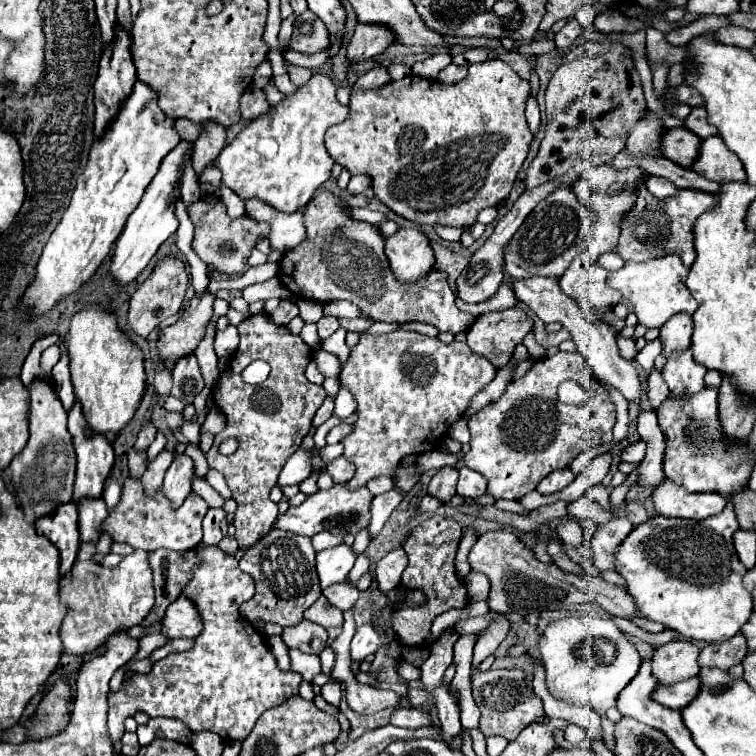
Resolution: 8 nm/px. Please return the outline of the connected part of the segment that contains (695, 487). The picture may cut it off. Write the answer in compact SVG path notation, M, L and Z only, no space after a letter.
M710 388L692 398L668 398L656 412L658 424L666 436L666 478L684 486L688 492L718 492L728 496L746 488L754 462L746 444L736 444L724 438L718 424L716 394L718 392Z

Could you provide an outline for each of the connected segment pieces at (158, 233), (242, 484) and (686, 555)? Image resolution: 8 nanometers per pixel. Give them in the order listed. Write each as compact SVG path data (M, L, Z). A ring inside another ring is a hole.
M182 140L180 146L176 146L176 150L168 154L168 158L164 158L164 166L160 166L160 174L156 174L156 178L152 180L152 186L148 186L144 198L140 200L140 206L130 214L124 232L116 240L114 254L112 254L110 272L116 278L116 282L126 284L134 280L146 268L152 256L158 252L160 244L176 232L178 218L174 210L176 210L176 200L180 198L180 178L182 178L182 168L186 164L186 152L190 148L192 148L192 142Z
M256 314L248 316L238 326L238 332L240 346L236 350L236 358L248 356L250 360L266 360L272 370L268 380L260 386L246 384L236 366L232 366L234 370L230 376L226 372L222 378L218 378L216 386L212 388L212 398L226 416L226 428L214 436L214 444L210 452L206 452L206 460L210 468L224 474L226 484L238 502L234 520L234 536L238 544L252 546L270 532L279 514L278 504L270 500L270 490L276 484L286 460L298 450L302 438L310 432L312 418L324 402L326 392L322 386L306 380L304 370L312 358L312 348L300 336L294 336L286 326L274 324L268 314ZM228 436L240 438L240 448L232 456L222 456L218 446Z
M730 500L720 514L706 520L656 516L646 524L634 528L616 552L616 568L626 578L626 588L636 598L636 606L640 606L642 616L654 622L662 622L666 628L682 636L706 642L730 640L752 614L752 598L742 584L746 566L738 562L732 542L732 534L736 532L736 528L740 526L734 514L734 504Z

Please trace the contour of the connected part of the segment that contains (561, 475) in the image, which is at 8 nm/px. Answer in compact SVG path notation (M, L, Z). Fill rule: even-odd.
M564 468L564 470L554 470L552 474L548 474L540 484L538 484L538 492L542 494L552 494L552 492L558 492L562 490L564 486L568 486L576 476L572 474L570 468Z

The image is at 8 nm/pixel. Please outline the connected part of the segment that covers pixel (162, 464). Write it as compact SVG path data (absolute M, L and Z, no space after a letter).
M162 450L154 460L148 462L148 468L142 476L142 484L144 484L144 490L148 496L152 496L156 492L156 488L162 484L164 474L166 474L168 466L172 464L172 460L174 460L174 454L168 450Z

